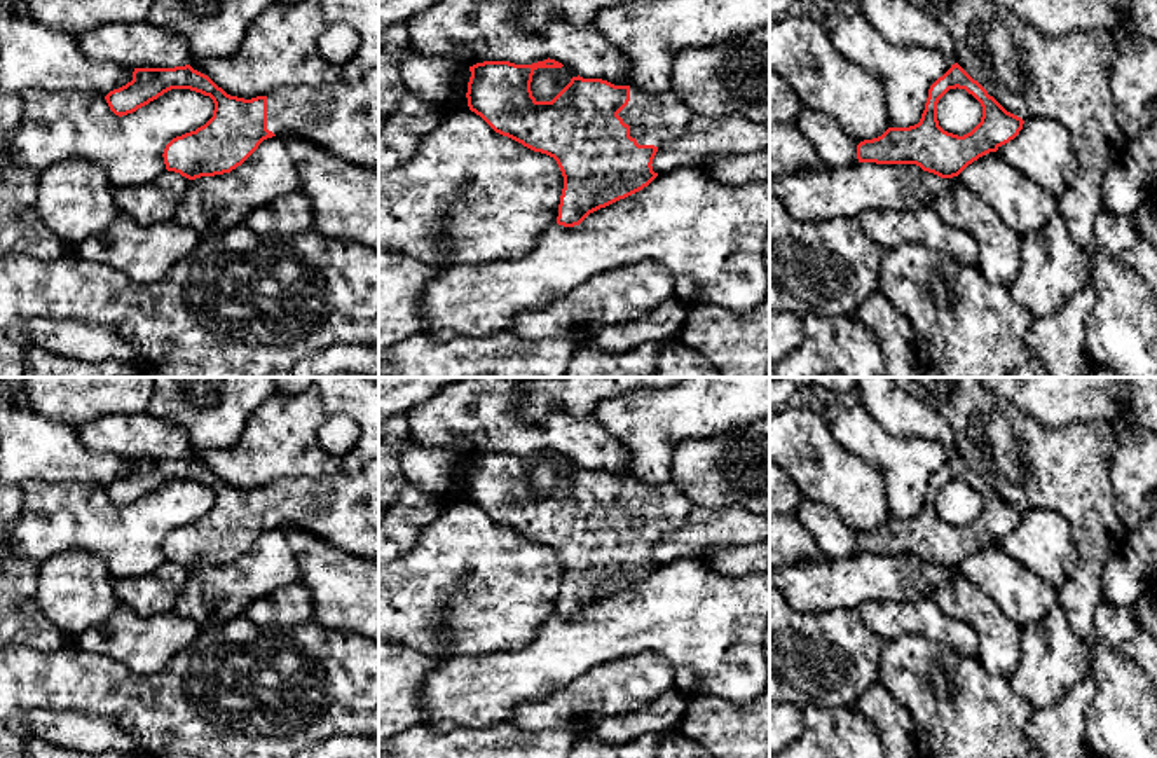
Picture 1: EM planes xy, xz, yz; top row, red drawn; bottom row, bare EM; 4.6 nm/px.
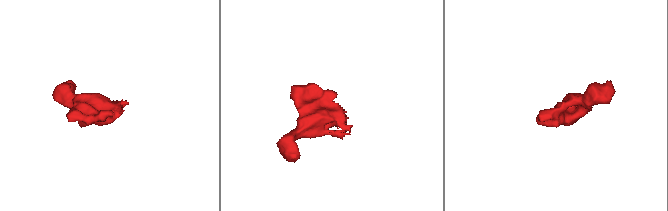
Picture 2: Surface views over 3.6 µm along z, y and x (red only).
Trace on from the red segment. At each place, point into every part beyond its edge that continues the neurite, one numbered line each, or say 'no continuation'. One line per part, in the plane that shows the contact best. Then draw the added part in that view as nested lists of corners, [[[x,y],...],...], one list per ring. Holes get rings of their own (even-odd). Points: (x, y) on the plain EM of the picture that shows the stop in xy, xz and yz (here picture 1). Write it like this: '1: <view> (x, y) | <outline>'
1: xz (658, 510) | [[[630,479],[630,493],[618,506],[639,536],[663,540],[684,524],[693,503],[672,482],[642,484]]]

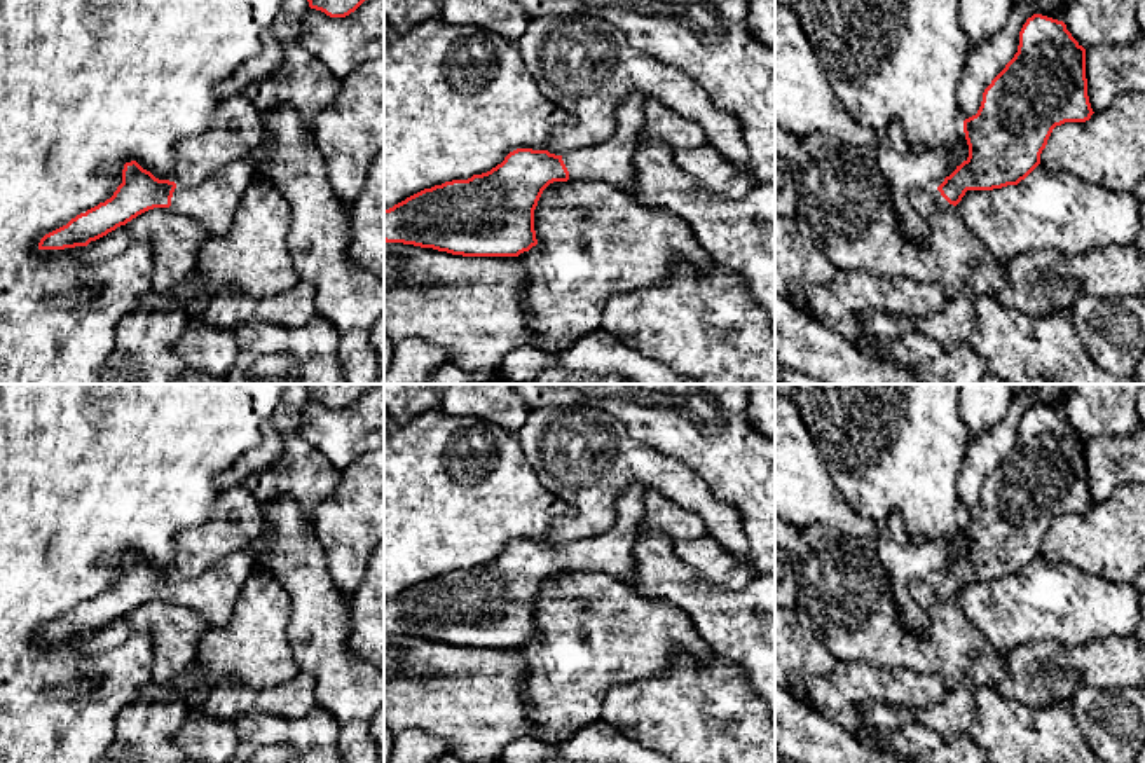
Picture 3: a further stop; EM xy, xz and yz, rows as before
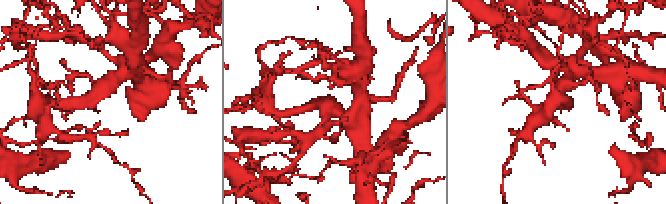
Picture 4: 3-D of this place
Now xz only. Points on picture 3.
1: xz (611, 552) | [[[632,484],[625,489],[616,499],[616,522],[609,531],[593,540],[562,545],[571,571],[606,573],[620,581],[634,578],[634,545],[644,517],[644,491],[642,484]]]

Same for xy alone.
1: xy (213, 594) | [[[239,550],[215,562],[197,576],[176,576],[169,599],[195,609],[208,620],[211,629],[223,629],[251,573],[251,555],[246,550]]]

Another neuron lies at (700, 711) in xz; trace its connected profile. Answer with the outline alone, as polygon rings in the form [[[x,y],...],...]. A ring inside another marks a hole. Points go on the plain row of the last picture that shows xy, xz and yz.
[[[679,651],[662,677],[614,686],[602,700],[600,719],[625,739],[674,763],[775,763],[775,718],[749,688],[745,672],[717,655],[698,660]]]

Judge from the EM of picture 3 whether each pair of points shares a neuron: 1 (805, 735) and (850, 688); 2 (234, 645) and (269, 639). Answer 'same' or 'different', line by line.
1: different
2: same

